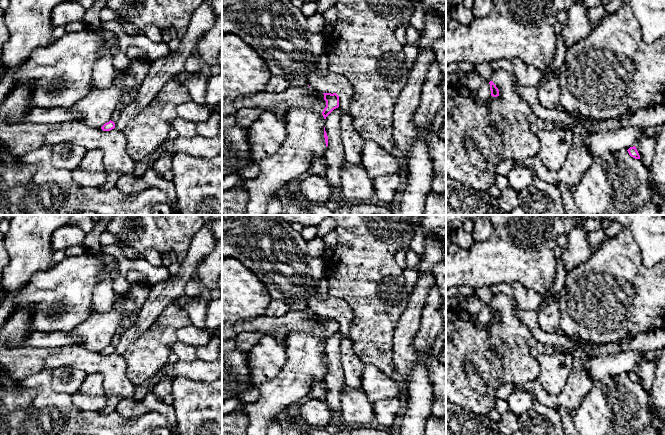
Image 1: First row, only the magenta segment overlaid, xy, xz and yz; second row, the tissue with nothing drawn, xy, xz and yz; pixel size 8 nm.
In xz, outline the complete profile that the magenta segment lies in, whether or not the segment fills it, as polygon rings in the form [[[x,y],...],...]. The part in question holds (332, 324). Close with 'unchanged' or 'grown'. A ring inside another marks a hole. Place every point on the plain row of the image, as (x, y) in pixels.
[[[323,317],[324,324],[326,325],[326,331],[324,332],[322,339],[324,343],[336,332],[339,331],[339,320],[336,317]]] | unchanged

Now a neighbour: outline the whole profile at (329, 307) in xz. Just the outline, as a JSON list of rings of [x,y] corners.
[[[328,295],[325,300],[314,297],[310,301],[309,310],[321,317],[336,317],[339,320],[339,332],[342,337],[348,335],[352,320],[352,310],[343,300],[331,295]]]

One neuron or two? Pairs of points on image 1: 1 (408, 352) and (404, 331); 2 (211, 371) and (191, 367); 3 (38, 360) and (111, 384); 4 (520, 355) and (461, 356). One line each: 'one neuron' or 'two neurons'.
1: one neuron
2: one neuron
3: one neuron
4: one neuron

